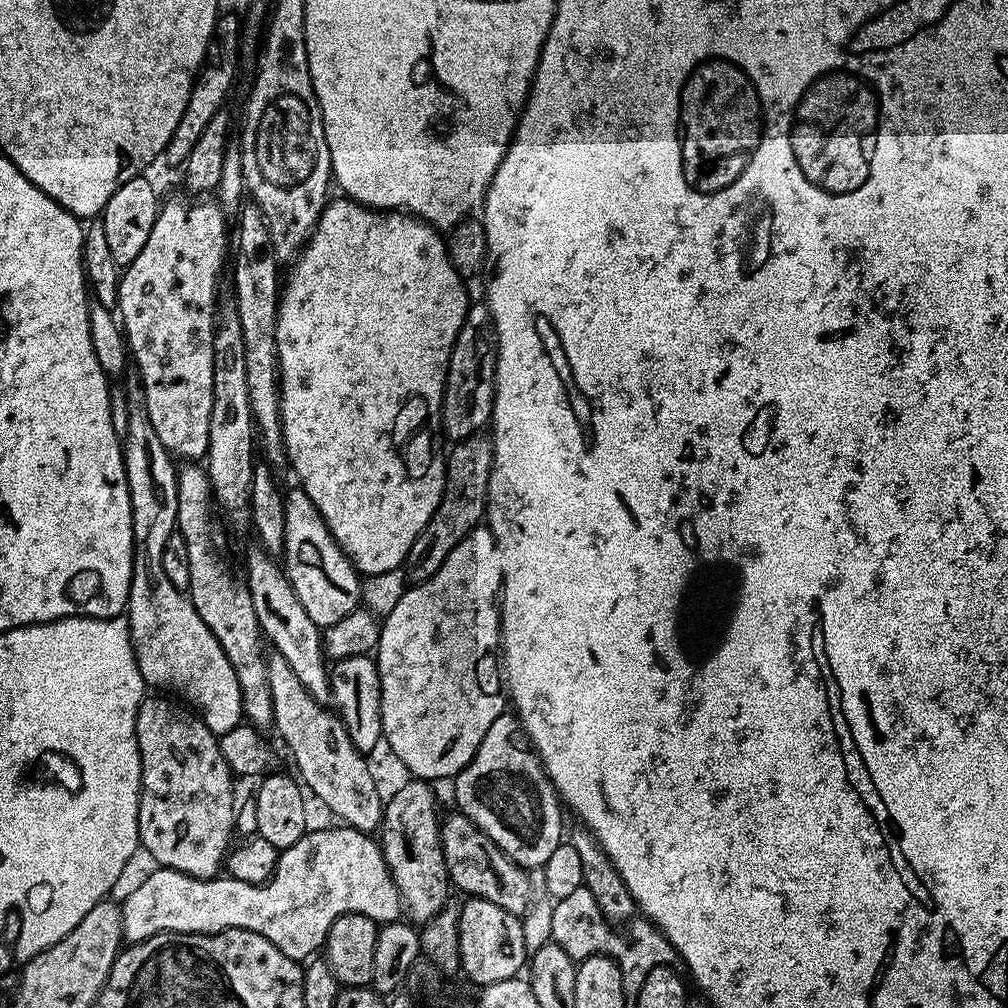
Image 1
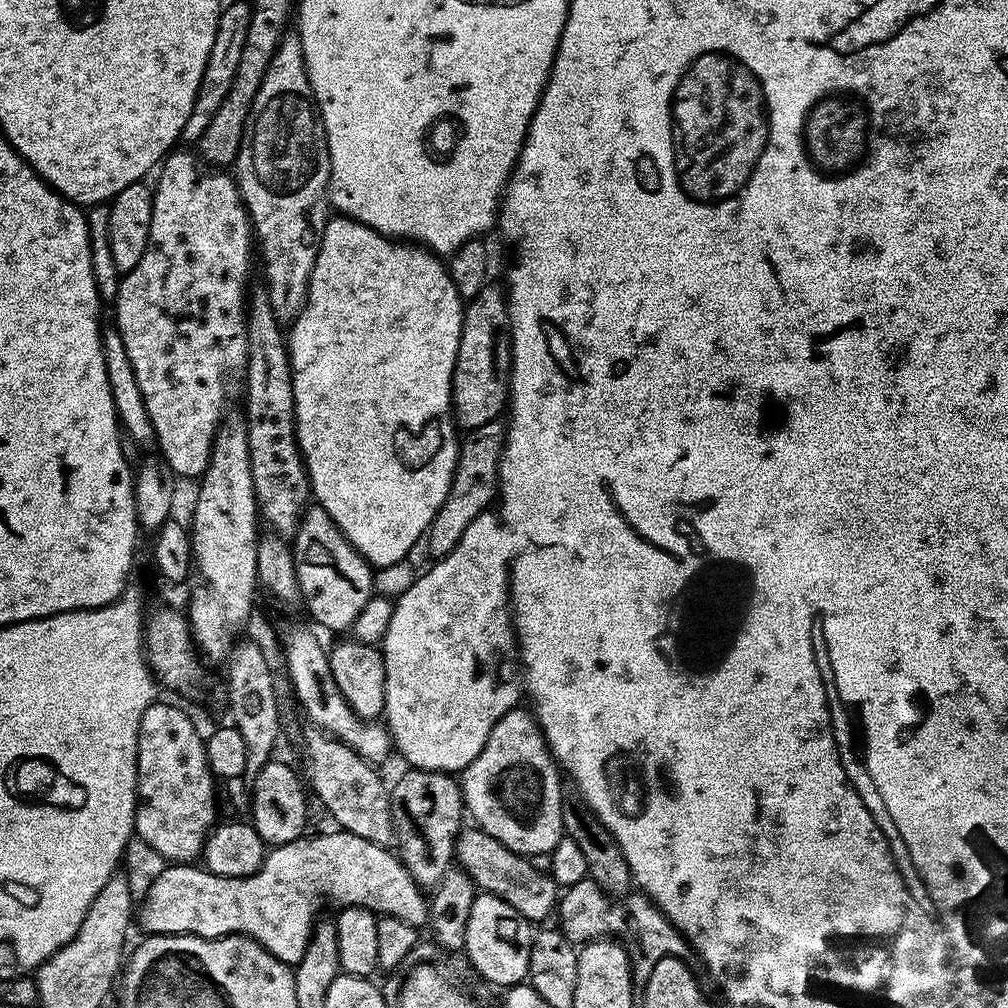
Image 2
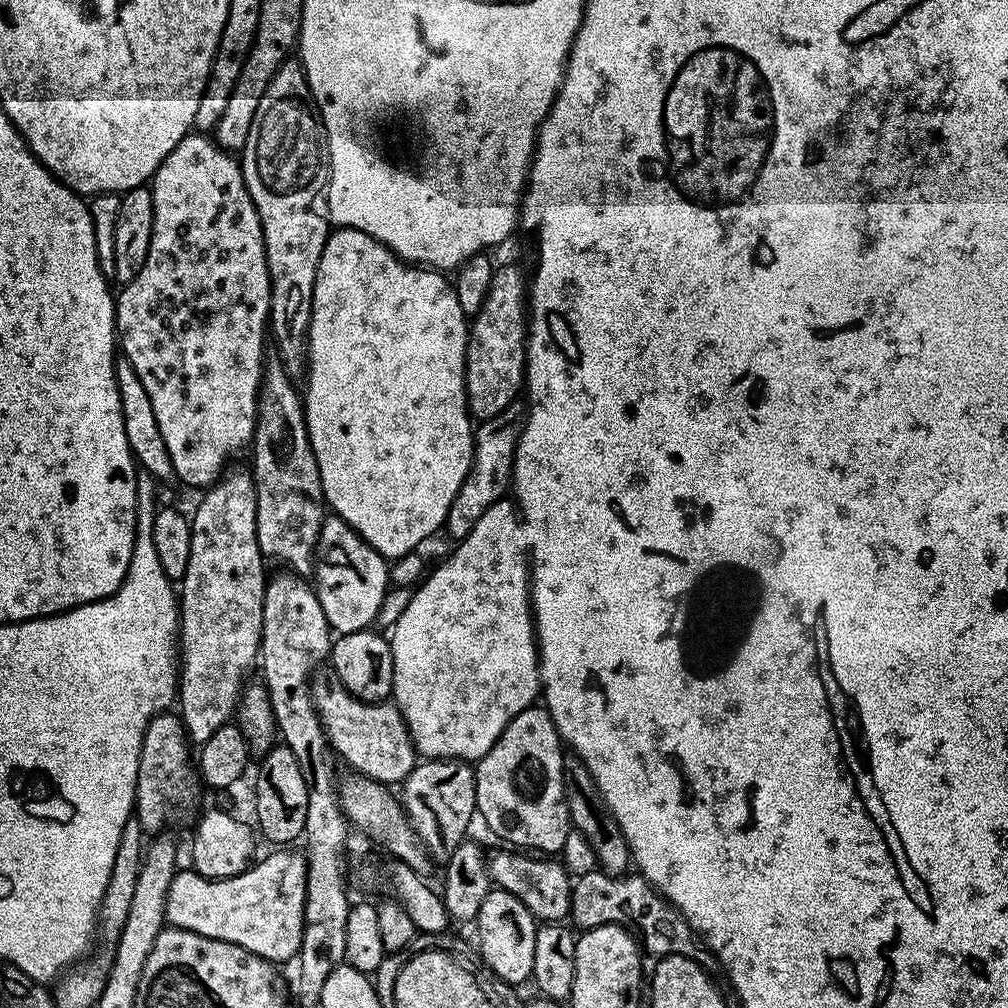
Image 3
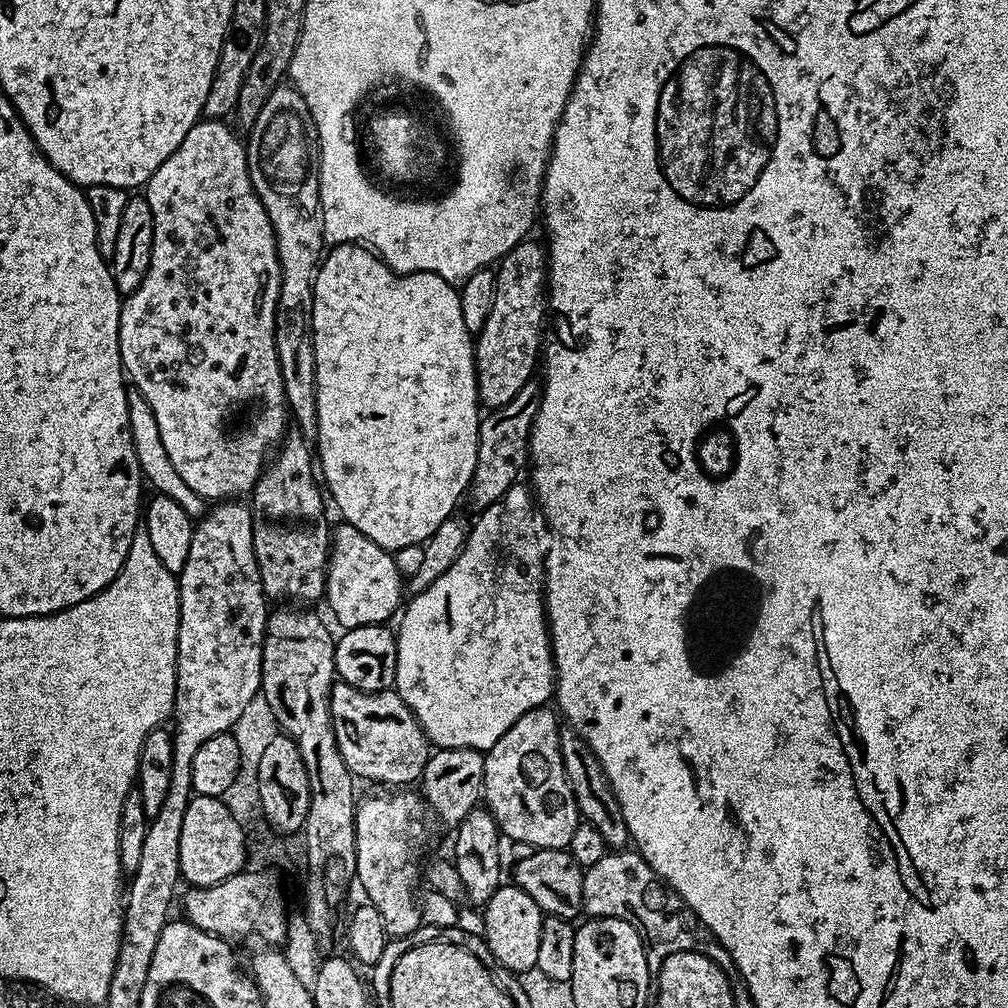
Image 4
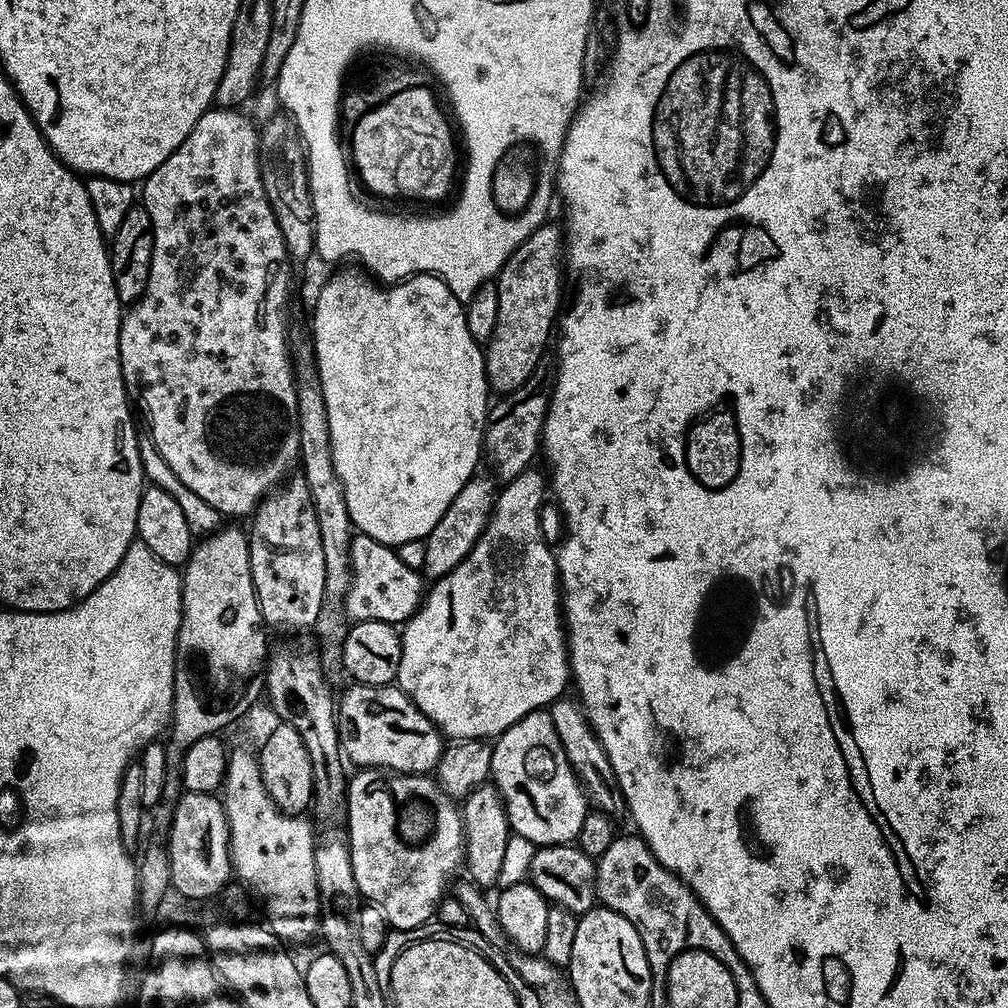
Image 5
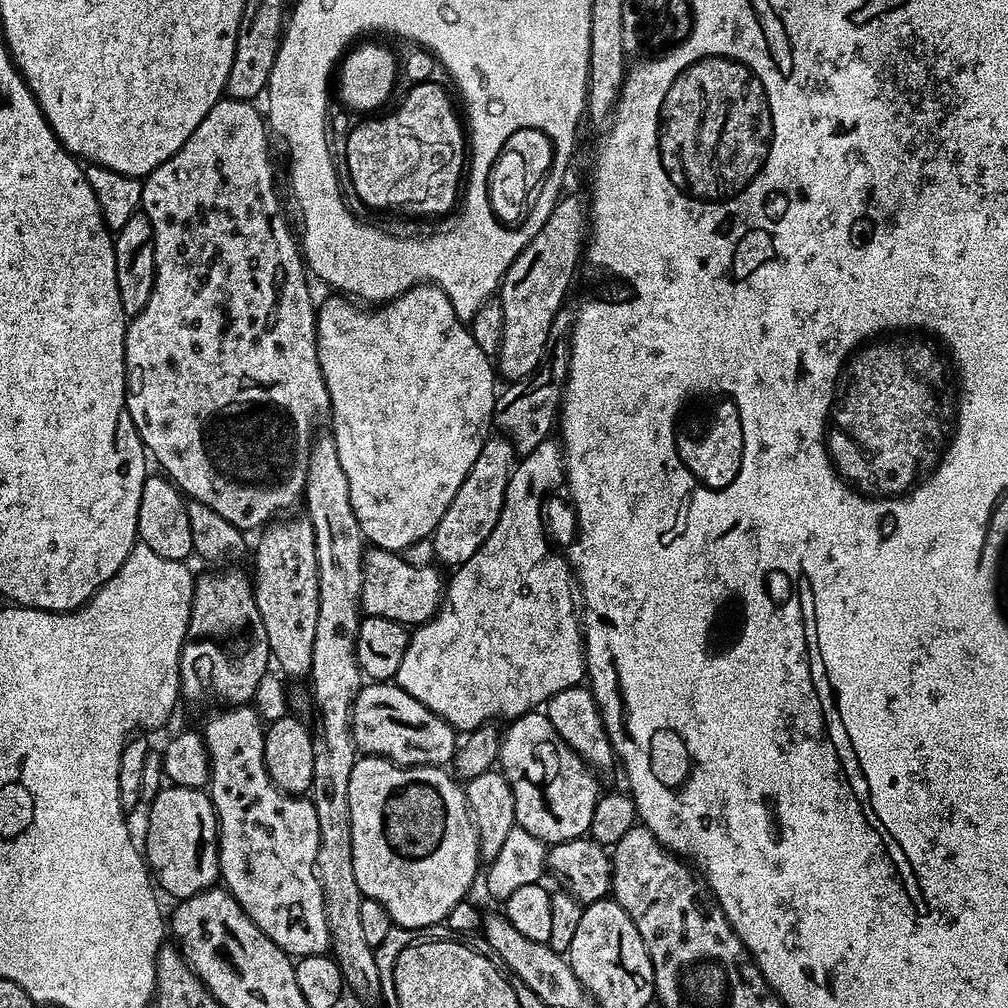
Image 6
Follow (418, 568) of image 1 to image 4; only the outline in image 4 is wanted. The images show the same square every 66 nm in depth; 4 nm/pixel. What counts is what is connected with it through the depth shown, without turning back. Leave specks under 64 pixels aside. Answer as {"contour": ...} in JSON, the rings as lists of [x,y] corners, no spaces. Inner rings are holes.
{"contour":[[[539,379],[529,380],[518,394],[506,406],[493,408],[481,419],[480,437],[478,438],[478,462],[472,475],[472,483],[468,485],[467,499],[472,499],[476,510],[489,508],[494,502],[506,494],[512,485],[517,483],[520,471],[525,471],[529,463],[528,439],[532,433],[532,420],[538,414],[542,384]]]}

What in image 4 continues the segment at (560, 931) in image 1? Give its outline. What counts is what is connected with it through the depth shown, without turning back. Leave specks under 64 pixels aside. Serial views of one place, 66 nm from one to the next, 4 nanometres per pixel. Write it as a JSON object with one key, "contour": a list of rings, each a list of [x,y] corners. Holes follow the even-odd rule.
{"contour":[[[609,850],[604,853],[599,862],[594,862],[594,866],[583,869],[583,873],[582,902],[584,903],[584,912],[592,918],[598,916],[618,918],[633,924],[638,930],[640,941],[643,943],[649,975],[656,976],[659,973],[663,960],[668,955],[695,947],[696,928],[698,929],[696,915],[684,904],[683,898],[641,858],[639,852],[635,850]]]}

